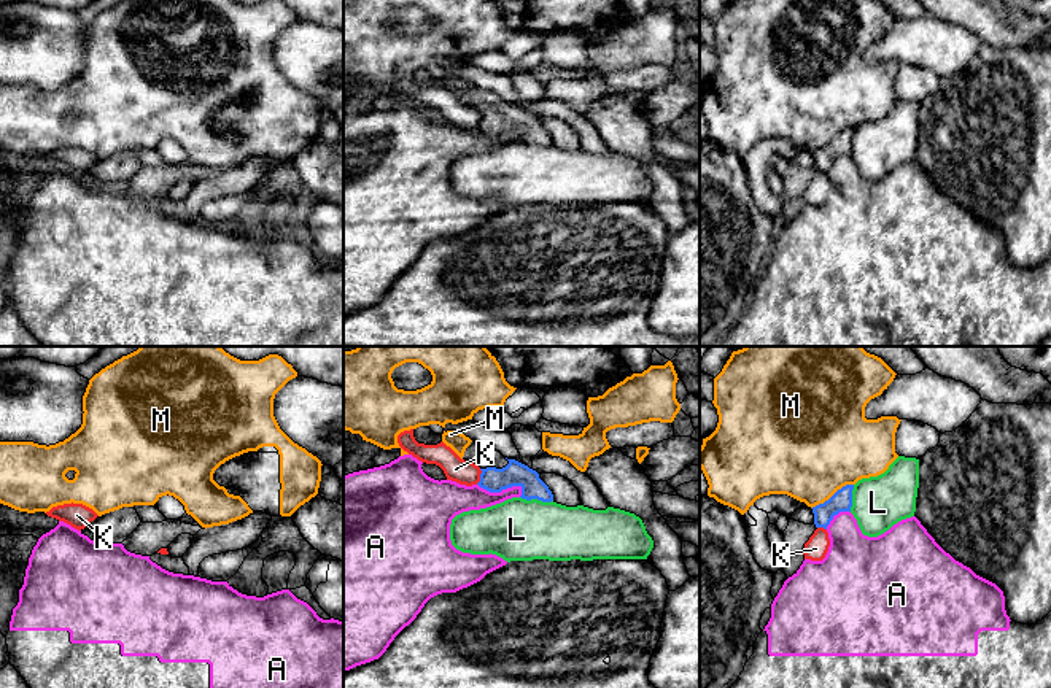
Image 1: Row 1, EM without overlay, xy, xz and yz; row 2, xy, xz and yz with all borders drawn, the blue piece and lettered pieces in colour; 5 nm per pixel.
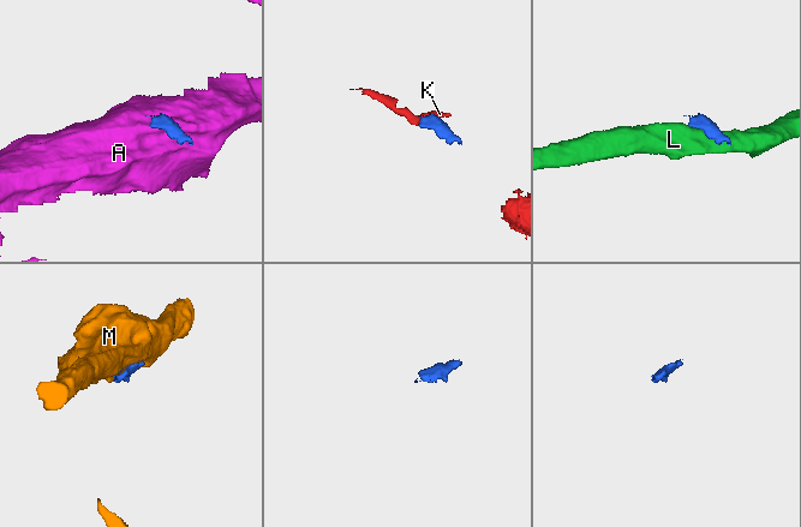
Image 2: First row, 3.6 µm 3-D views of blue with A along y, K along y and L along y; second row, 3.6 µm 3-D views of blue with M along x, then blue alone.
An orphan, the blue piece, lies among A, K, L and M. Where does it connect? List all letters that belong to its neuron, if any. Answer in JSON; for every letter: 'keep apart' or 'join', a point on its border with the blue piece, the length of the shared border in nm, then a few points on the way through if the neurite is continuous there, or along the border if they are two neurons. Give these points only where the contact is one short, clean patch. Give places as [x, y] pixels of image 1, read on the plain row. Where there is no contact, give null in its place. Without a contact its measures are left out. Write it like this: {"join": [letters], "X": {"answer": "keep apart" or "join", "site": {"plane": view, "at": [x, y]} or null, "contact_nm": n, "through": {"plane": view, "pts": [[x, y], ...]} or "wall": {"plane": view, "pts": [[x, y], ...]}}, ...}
{"join": [], "A": {"answer": "keep apart", "site": {"plane": "xz", "at": [503, 132]}, "contact_nm": 240, "wall": {"plane": "xz", "pts": [[477, 127], [490, 135], [519, 131], [522, 139]]}}, "K": {"answer": "keep apart", "site": {"plane": "xz", "at": [480, 121]}, "contact_nm": 80, "wall": {"plane": "xz", "pts": [[480, 113], [480, 123], [476, 127]]}}, "L": {"answer": "keep apart", "site": {"plane": "xz", "at": [536, 142]}, "contact_nm": 170}, "M": {"answer": "keep apart", "site": {"plane": "yz", "at": [833, 139]}, "contact_nm": 240}}

